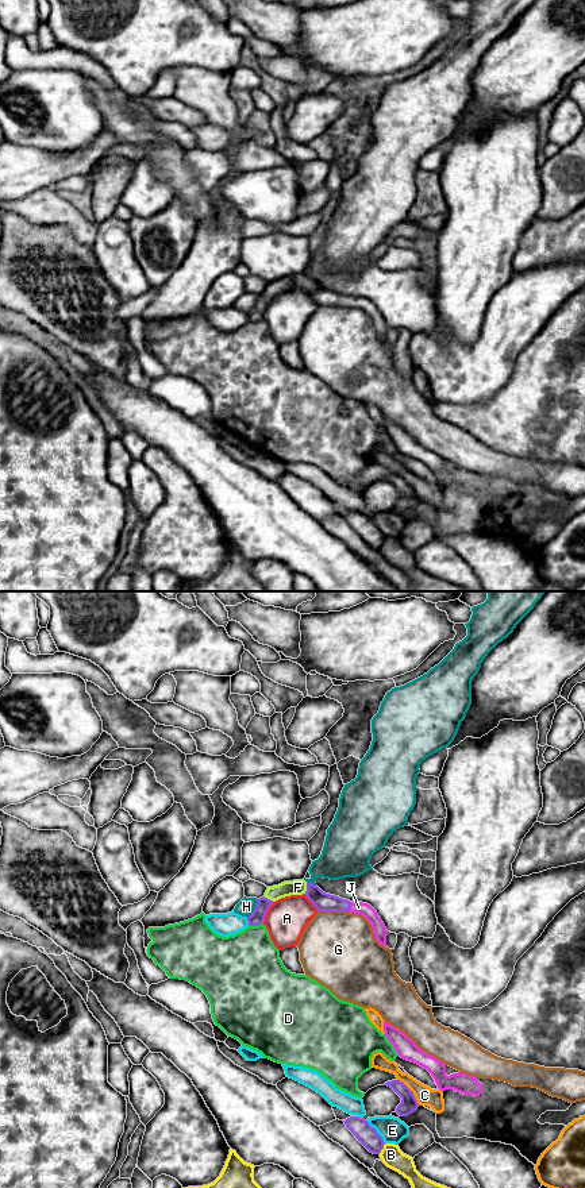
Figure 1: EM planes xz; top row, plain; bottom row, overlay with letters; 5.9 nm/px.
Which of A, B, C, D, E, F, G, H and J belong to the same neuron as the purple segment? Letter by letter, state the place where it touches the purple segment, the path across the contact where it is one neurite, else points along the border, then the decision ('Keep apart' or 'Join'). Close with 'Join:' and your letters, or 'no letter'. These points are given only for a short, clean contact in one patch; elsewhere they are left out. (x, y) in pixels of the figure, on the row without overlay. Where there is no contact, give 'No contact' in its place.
A: Touches purple at xz (266, 307). Keep apart
B: Touches purple at xz (383, 543). Keep apart
C: Touches purple at xz (411, 486). Keep apart
D: Touches purple at xz (256, 320). Keep apart
E: Touches purple at xz (376, 527). Keep apart
F: Touches purple at xz (307, 282). Path across: xz (323, 297), (307, 282), (297, 282). Join
G: Touches purple at xz (333, 305). Keep apart
H: Touches purple at xz (256, 304). Keep apart
J: Touches purple at xz (349, 303). Path across: xz (323, 297), (349, 303), (358, 303). Join
Join: F, J

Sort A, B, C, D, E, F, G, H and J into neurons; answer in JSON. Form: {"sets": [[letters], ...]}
{"sets": [["A"], ["B"], ["C"], ["D"], ["E"], ["F", "J"], ["G"], ["H"]]}

